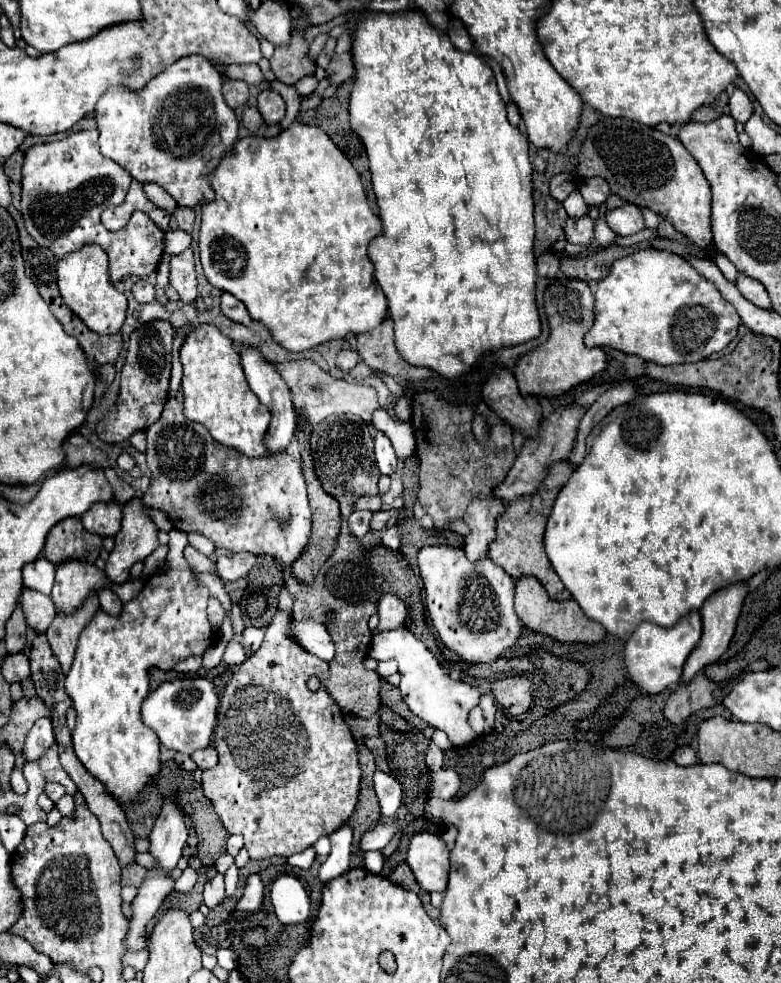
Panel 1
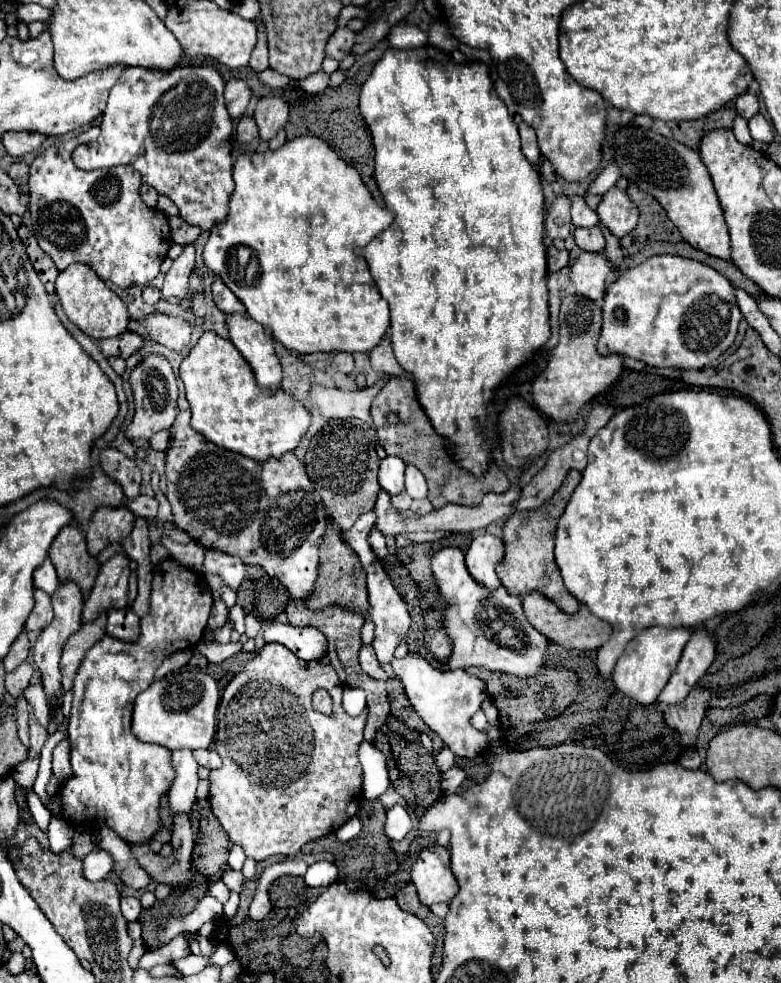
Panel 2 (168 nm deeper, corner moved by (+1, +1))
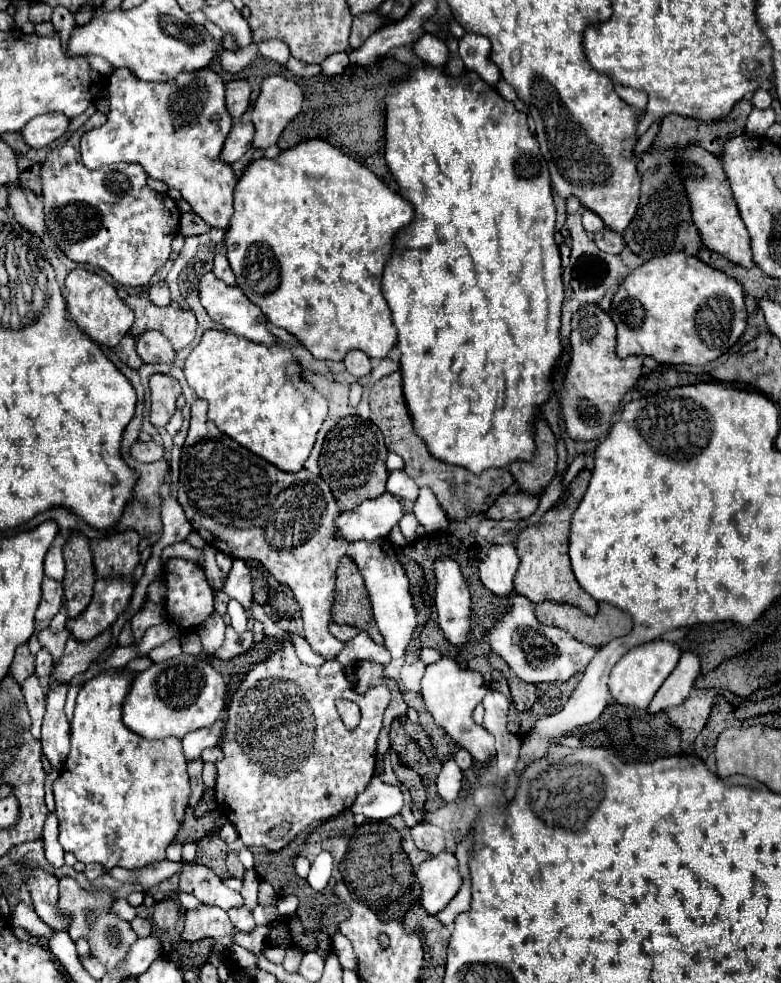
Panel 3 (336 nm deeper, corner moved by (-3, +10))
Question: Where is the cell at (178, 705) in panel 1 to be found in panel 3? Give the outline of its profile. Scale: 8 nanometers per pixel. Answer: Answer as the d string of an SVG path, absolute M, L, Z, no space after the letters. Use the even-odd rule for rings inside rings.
M181 653L173 659L151 665L135 677L131 693L123 705L123 723L145 739L181 739L185 733L207 729L223 717L225 691L223 677L203 657Z

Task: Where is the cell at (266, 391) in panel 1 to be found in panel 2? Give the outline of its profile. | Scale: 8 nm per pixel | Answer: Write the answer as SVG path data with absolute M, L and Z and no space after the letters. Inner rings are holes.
M225 314L229 328L229 340L251 364L257 384L275 388L281 386L281 364L275 356L273 338L259 322L253 322L247 314Z

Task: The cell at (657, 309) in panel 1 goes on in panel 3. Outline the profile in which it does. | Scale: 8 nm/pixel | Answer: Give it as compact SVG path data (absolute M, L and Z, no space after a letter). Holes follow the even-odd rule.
M685 253L653 257L617 287L609 311L617 325L617 355L649 355L659 363L703 365L723 355L745 331L745 293L727 273Z

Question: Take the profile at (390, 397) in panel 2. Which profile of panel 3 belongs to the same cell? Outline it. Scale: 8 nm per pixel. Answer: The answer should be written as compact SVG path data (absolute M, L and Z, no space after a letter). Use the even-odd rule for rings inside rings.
M399 371L379 379L371 387L369 403L371 403L371 421L379 425L381 433L385 437L387 449L395 451L403 457L405 471L415 479L415 483L419 487L427 485L433 489L433 493L437 495L437 501L441 503L441 507L445 509L445 513L451 519L465 519L471 513L483 513L495 501L495 497L501 495L501 491L507 491L511 487L513 475L507 469L489 469L489 471L483 471L481 475L475 475L463 467L455 467L441 459L435 459L429 453L425 441L413 429L413 419L405 405L403 381L401 381ZM467 503L469 503L469 507L467 507Z

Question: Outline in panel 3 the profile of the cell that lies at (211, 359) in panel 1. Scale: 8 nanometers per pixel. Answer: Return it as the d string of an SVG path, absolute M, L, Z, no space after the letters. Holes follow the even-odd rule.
M209 329L183 365L185 379L209 403L207 417L221 433L283 471L303 469L315 435L327 417L327 401L299 375L299 363L283 347L263 347L231 331Z

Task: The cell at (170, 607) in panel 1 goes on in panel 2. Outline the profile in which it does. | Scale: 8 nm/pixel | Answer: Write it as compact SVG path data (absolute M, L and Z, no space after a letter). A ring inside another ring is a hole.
M169 558L165 568L155 570L151 612L141 618L141 638L127 644L105 636L87 652L73 682L73 710L69 718L73 776L65 780L57 796L45 802L55 818L63 818L75 828L105 824L131 846L149 844L159 832L161 798L173 784L171 750L133 738L133 702L153 682L153 674L165 658L199 644L211 606L213 598L205 576Z

